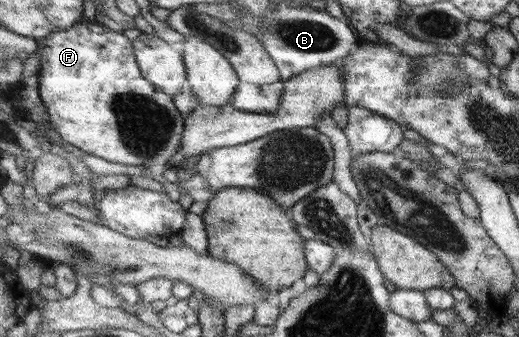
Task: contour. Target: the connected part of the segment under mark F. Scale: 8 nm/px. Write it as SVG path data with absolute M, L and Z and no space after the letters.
M94 20L93 23L78 22L72 28L66 30L57 30L50 34L50 37L46 37L43 40L45 48L41 53L40 69L38 70L41 76L40 82L42 100L45 102L49 110L49 116L51 120L51 126L55 132L58 132L60 136L70 143L71 145L81 149L85 153L93 154L103 158L110 162L116 162L118 164L124 164L127 166L144 166L149 168L150 166L156 166L156 164L163 164L168 167L169 160L178 152L181 147L181 140L183 132L185 131L185 124L187 117L184 116L177 108L173 99L173 96L158 90L141 71L137 56L135 55L134 42L126 36L108 29L106 26L99 24Z

